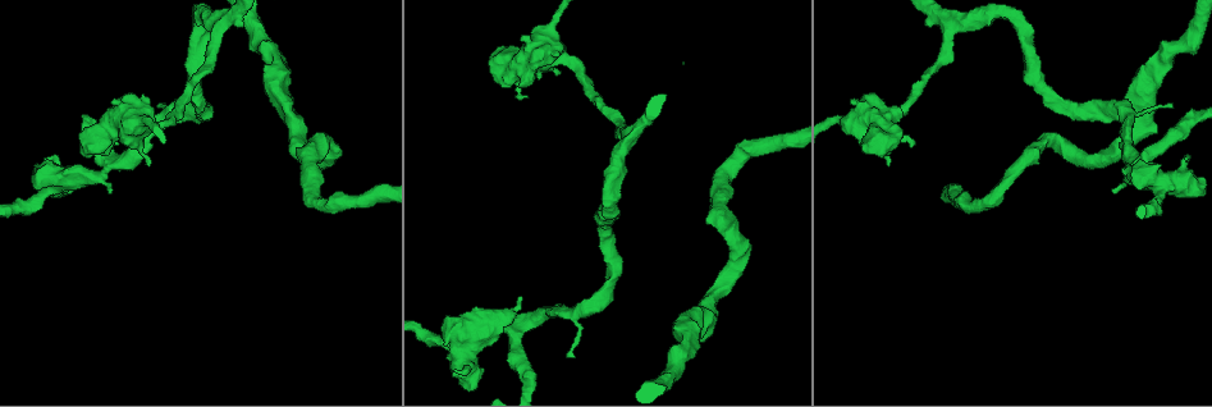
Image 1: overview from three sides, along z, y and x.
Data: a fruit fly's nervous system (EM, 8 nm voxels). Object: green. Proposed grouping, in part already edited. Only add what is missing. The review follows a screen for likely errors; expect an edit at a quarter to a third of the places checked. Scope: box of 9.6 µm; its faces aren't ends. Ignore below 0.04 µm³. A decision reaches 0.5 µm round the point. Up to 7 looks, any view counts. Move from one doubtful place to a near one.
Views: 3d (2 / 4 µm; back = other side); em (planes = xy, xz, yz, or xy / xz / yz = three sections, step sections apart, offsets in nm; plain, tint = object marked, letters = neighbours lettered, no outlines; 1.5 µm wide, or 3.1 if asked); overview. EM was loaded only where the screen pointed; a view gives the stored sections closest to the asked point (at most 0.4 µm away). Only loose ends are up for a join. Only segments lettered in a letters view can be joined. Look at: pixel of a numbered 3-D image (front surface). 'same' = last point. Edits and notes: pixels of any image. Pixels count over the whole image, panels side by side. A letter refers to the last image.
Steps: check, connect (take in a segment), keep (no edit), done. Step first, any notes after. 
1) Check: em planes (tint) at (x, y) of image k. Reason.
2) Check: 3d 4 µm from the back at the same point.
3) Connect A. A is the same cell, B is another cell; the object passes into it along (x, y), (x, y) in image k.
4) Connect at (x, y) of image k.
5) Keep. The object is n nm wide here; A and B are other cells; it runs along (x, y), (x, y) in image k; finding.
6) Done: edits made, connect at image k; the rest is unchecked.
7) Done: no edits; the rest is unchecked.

Check: em planes (letters) at (456, 371) of image 1. Stops while still wide.

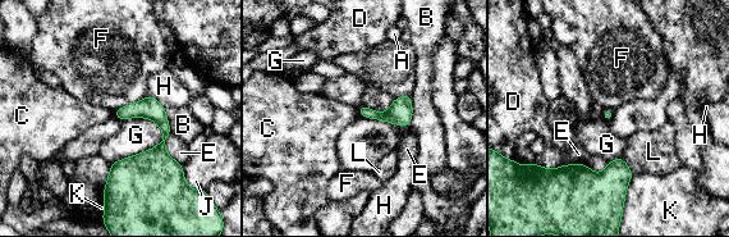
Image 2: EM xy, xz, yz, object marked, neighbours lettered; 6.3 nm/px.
Keep. The longest contact is with G, 400 nm; A, B, C, D, E, F, G, H, J, K and L are other cells; it runs along (148, 99), (165, 127), (163, 144), (113, 191) in image 2; none of them fits.

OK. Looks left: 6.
Check: em planes (letters) at (112, 194) of image 1. An open end.

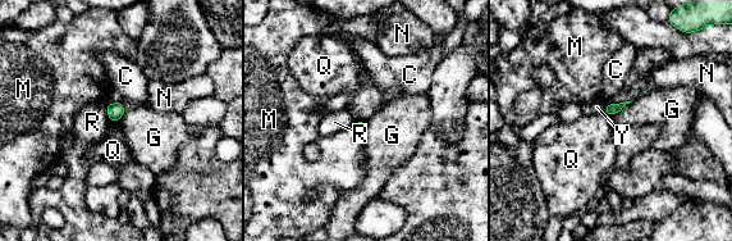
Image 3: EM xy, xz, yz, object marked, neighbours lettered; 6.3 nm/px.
Keep. C, G, M, N, Q, R and Y are other cells; a border runs along (631, 101), (609, 118) in image 3; none of them fits.

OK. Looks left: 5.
Check: em xz step 4 (tint) at (900, 108) of image 1. Thick end.

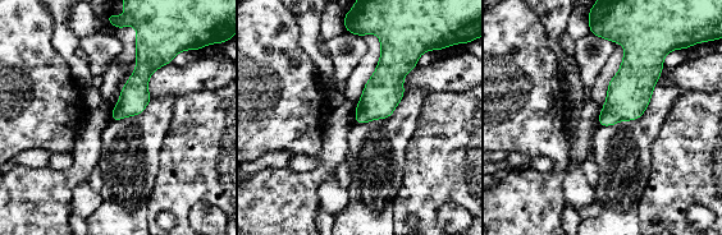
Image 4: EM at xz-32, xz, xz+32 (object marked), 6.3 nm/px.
Check: em xy step 8 (letters) at the same point. Cut it another way.

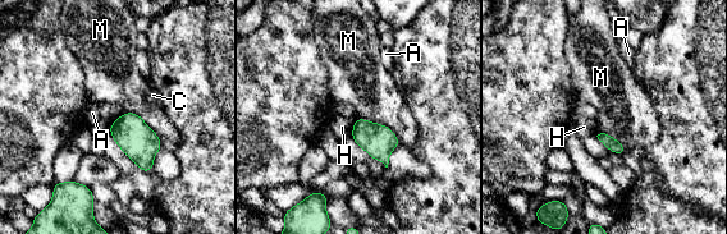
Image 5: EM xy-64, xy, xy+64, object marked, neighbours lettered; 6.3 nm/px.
Keep. A, C, H and M are other cells; a border runs along (357, 116), (387, 125), (401, 143) in image 5; no lettered segment goes on from it.

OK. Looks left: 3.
Done: no edits; the rest is unchecked.

